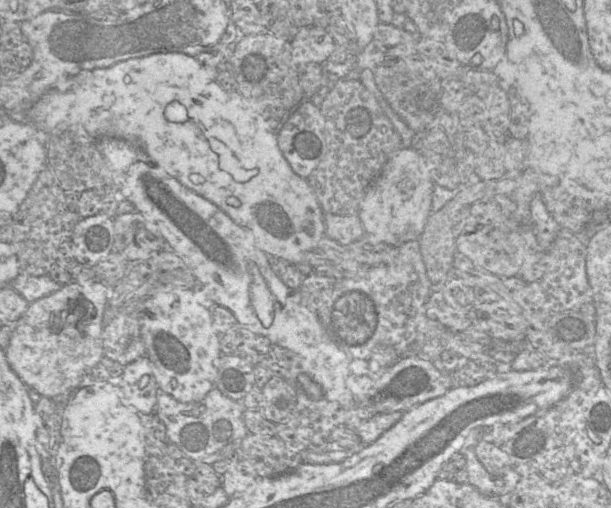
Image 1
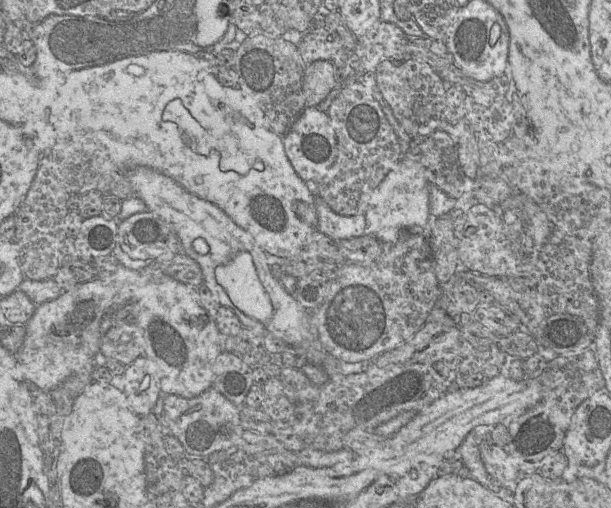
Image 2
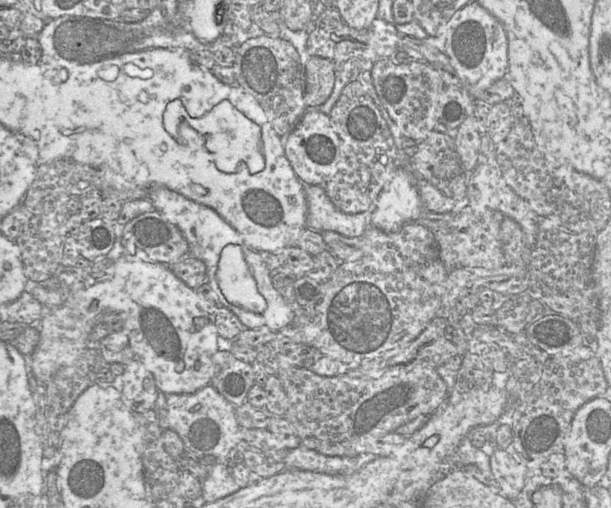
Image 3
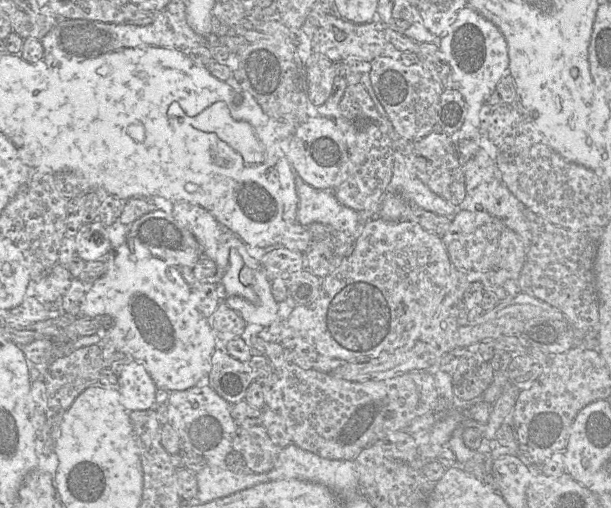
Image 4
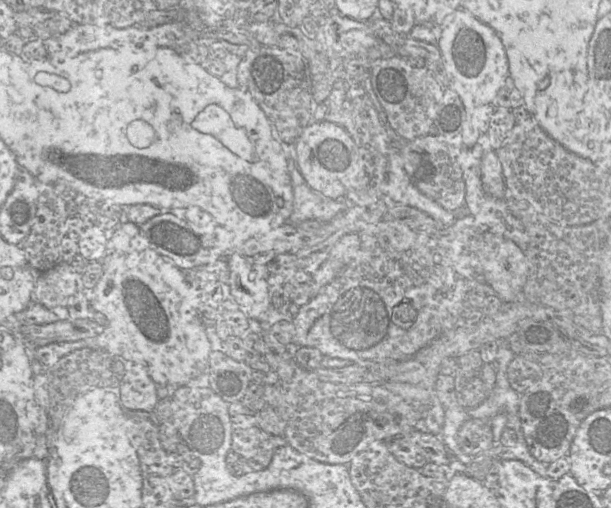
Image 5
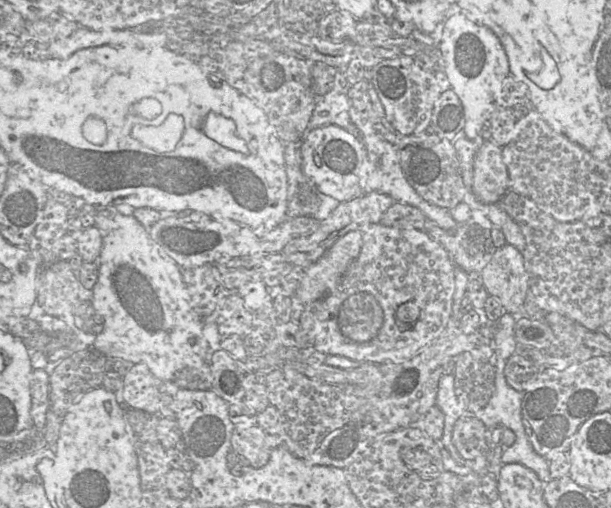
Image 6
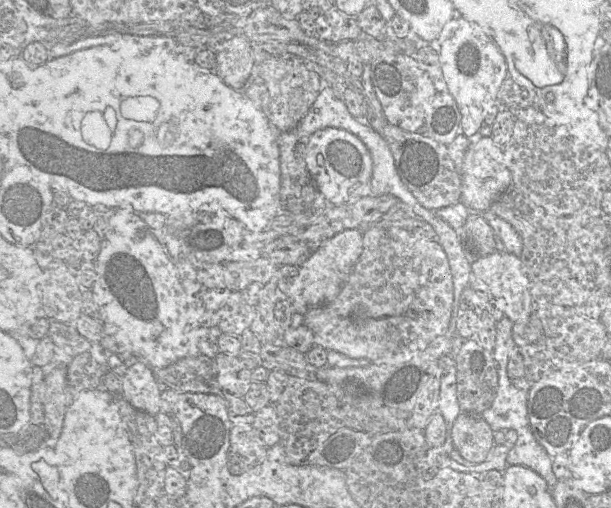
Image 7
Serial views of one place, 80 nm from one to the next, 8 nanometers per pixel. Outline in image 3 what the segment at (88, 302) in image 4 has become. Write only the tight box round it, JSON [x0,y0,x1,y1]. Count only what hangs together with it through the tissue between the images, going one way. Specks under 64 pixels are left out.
[28,255,218,395]

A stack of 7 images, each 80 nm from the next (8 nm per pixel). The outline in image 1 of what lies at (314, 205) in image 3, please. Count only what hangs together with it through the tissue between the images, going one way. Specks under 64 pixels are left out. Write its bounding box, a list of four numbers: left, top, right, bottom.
[324,213,365,246]

